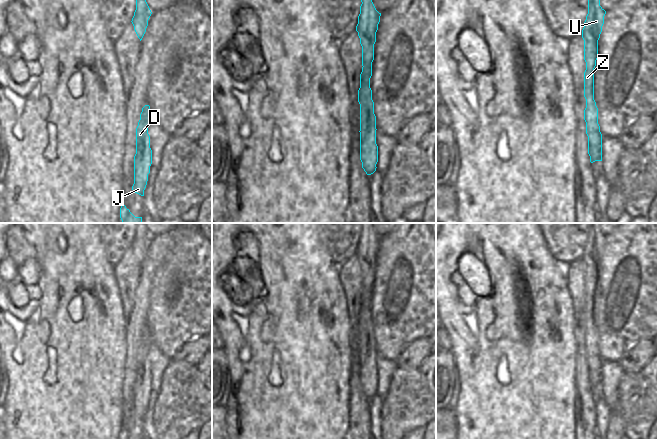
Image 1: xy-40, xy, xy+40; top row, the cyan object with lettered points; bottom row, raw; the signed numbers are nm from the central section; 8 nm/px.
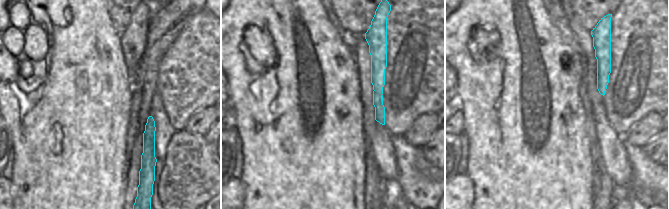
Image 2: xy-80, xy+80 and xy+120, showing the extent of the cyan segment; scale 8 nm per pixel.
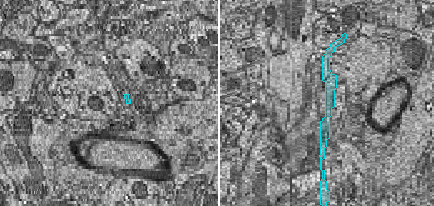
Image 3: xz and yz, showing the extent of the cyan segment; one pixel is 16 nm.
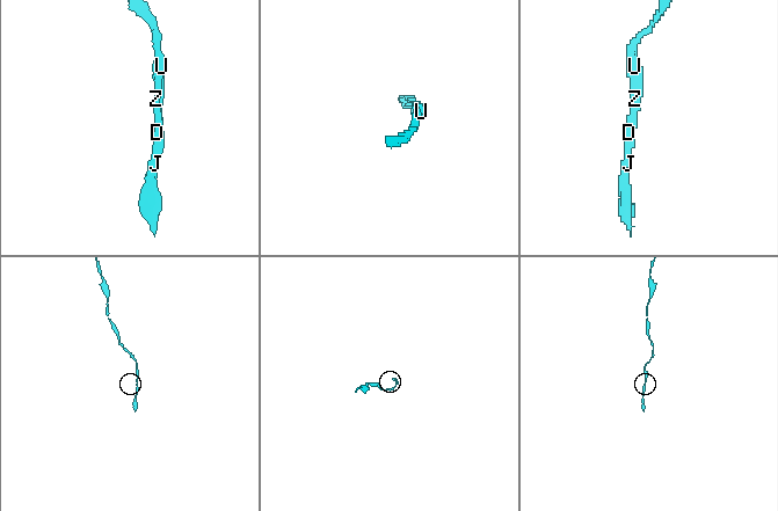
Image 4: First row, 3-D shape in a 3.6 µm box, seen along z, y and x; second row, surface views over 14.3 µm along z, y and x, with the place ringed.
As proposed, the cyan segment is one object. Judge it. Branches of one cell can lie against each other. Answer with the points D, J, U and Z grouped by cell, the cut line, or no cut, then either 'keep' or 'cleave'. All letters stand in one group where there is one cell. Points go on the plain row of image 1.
D J U Z; no cut; keep

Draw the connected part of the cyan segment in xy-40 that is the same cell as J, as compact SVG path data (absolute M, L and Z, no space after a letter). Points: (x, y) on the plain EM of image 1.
M145 329L140 338L140 344L136 352L136 378L134 380L134 408L132 414L144 420L144 414L152 388L152 374L150 372L150 360L148 350L152 340L150 330Z

